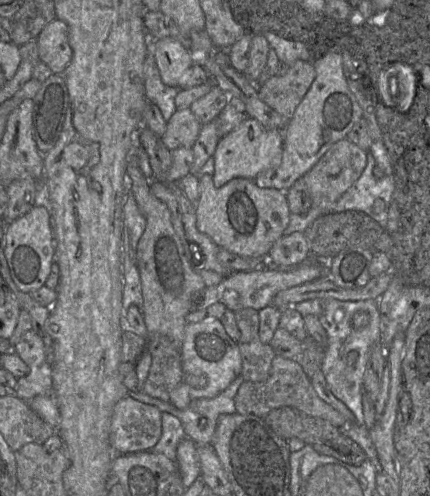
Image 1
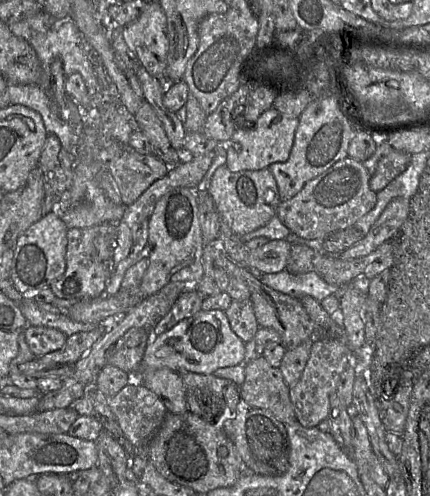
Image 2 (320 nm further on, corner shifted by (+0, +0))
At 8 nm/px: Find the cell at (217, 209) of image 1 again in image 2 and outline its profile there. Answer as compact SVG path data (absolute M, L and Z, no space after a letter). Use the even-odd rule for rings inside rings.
M222 165L214 172L208 192L220 218L239 237L265 226L276 215L281 203L276 180L269 168L231 172Z

